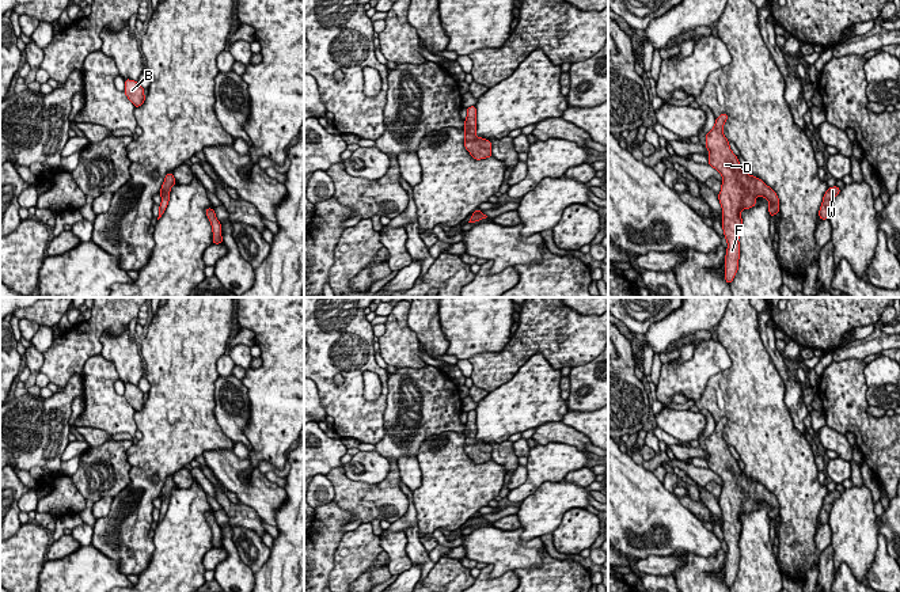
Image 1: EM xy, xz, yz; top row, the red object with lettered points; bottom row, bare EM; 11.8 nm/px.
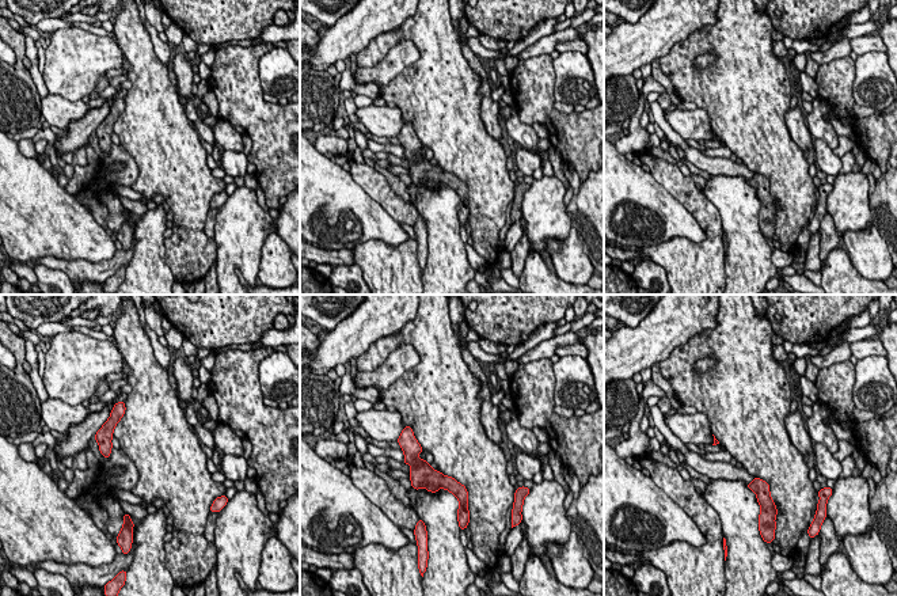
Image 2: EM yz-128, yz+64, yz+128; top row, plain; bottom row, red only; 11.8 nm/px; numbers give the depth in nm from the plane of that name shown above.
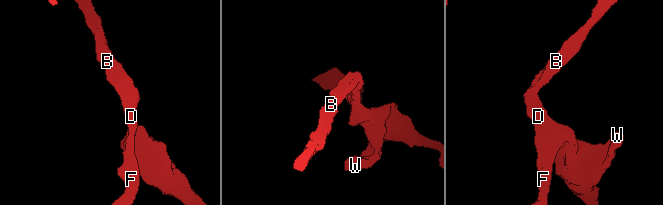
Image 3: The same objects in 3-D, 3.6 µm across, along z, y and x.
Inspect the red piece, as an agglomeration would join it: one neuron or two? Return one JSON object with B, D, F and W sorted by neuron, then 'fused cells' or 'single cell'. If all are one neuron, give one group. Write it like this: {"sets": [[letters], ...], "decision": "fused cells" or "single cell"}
{"sets": [["B", "D", "F", "W"]], "decision": "single cell"}

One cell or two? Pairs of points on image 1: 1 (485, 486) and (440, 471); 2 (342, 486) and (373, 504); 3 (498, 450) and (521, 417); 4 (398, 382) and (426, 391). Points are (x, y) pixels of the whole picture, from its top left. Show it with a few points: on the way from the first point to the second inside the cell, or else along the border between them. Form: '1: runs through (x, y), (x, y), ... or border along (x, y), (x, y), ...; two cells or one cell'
1: runs through (474, 486), (455, 486), (451, 482); one cell
2: runs through (350, 494), (365, 503); one cell
3: border along (508, 439), (488, 443); two cells
4: runs through (405, 386), (409, 390), (420, 390); one cell

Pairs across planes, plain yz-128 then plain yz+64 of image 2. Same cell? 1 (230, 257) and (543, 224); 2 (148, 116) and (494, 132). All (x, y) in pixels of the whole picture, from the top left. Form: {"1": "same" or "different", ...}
{"1": "same", "2": "different"}

